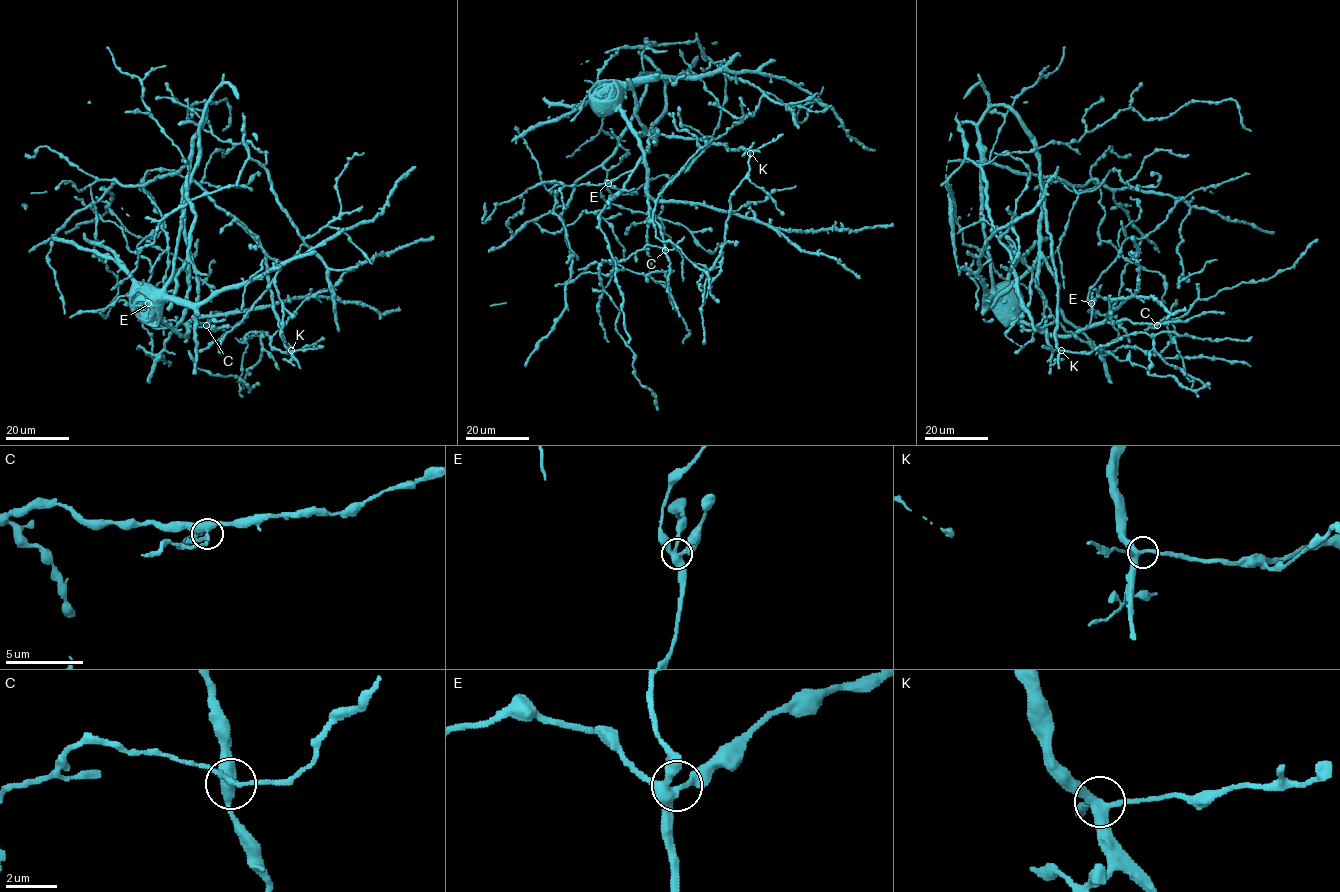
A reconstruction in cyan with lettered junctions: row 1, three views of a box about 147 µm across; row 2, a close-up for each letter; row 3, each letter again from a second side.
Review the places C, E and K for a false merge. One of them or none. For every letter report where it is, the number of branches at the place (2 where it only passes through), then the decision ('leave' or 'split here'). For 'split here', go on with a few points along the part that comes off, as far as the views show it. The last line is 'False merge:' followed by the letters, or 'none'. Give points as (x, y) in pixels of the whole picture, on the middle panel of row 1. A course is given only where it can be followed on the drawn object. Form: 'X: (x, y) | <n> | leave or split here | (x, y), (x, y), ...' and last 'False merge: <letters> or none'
C: (665, 250) | 4 | split here | (665, 250), (646, 245), (626, 259), (596, 262), (578, 270)
E: (608, 183) | 4 | leave
K: (750, 153) | 4 | leave
False merge: C

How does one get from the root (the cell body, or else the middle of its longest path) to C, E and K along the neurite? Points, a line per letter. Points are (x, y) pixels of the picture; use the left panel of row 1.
C: (152, 295), (157, 302), (158, 317), (178, 334), (184, 335), (187, 323), (194, 319), (206, 325)
E: (152, 295), (159, 305), (172, 272), (206, 105), (183, 189), (186, 311), (174, 326), (156, 328), (148, 303)
K: (152, 295), (159, 305), (172, 272), (206, 105), (190, 176), (265, 255), (273, 311), (282, 342), (291, 350)

